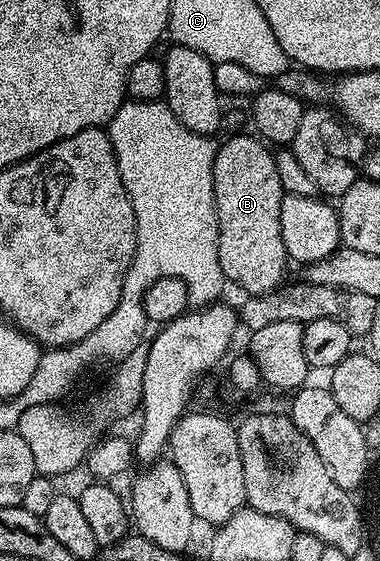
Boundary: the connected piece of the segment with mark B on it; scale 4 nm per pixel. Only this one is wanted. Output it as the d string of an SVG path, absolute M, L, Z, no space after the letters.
M230 136L225 142L222 140L215 155L213 190L217 208L219 267L223 267L226 282L233 284L234 281L243 294L268 294L282 288L286 280L287 258L283 230L279 227L283 194L273 153L265 150L266 146L256 136L247 136Z

